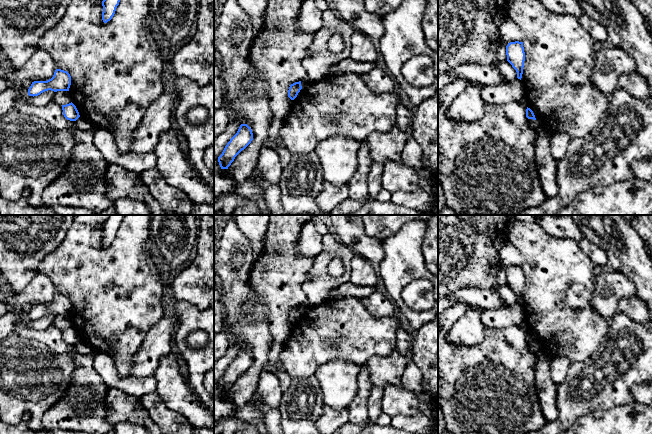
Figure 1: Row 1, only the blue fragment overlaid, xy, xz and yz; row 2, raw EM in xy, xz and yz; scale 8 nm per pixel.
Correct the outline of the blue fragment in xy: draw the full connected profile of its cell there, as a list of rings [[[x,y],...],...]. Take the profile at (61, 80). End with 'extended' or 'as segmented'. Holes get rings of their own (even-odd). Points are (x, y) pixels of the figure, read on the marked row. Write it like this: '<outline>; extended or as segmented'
[[[56,69],[51,79],[47,81],[34,81],[28,89],[29,96],[38,96],[41,93],[51,90],[69,91],[71,85],[71,76],[67,71]]]; as segmented

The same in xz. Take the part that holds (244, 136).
[[[241,124],[237,133],[225,146],[222,154],[218,157],[221,169],[228,169],[235,157],[244,150],[253,140],[253,133],[247,124]]]; as segmented

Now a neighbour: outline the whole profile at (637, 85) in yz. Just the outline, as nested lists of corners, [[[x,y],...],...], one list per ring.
[[[637,71],[631,74],[621,75],[619,77],[618,87],[642,100],[647,100],[651,97],[647,78]]]

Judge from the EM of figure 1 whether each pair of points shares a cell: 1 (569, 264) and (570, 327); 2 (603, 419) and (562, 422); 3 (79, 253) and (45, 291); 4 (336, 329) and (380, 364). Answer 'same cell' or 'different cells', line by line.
1: same cell
2: different cells
3: different cells
4: different cells

